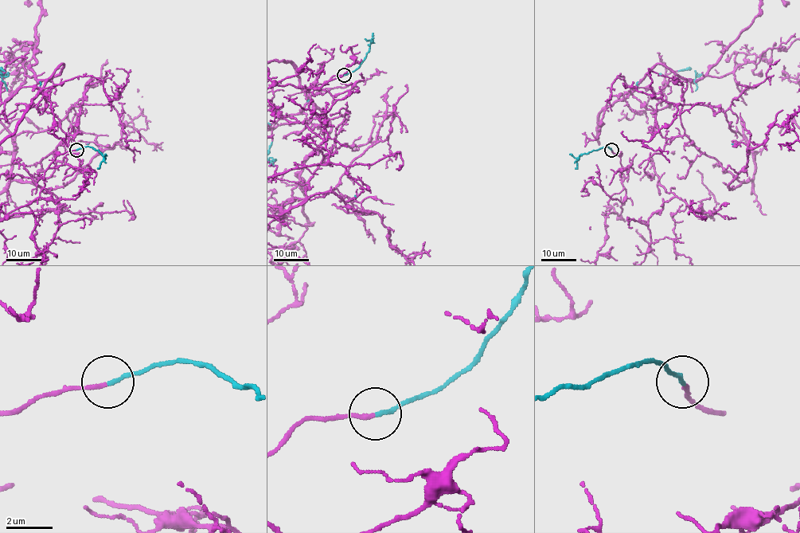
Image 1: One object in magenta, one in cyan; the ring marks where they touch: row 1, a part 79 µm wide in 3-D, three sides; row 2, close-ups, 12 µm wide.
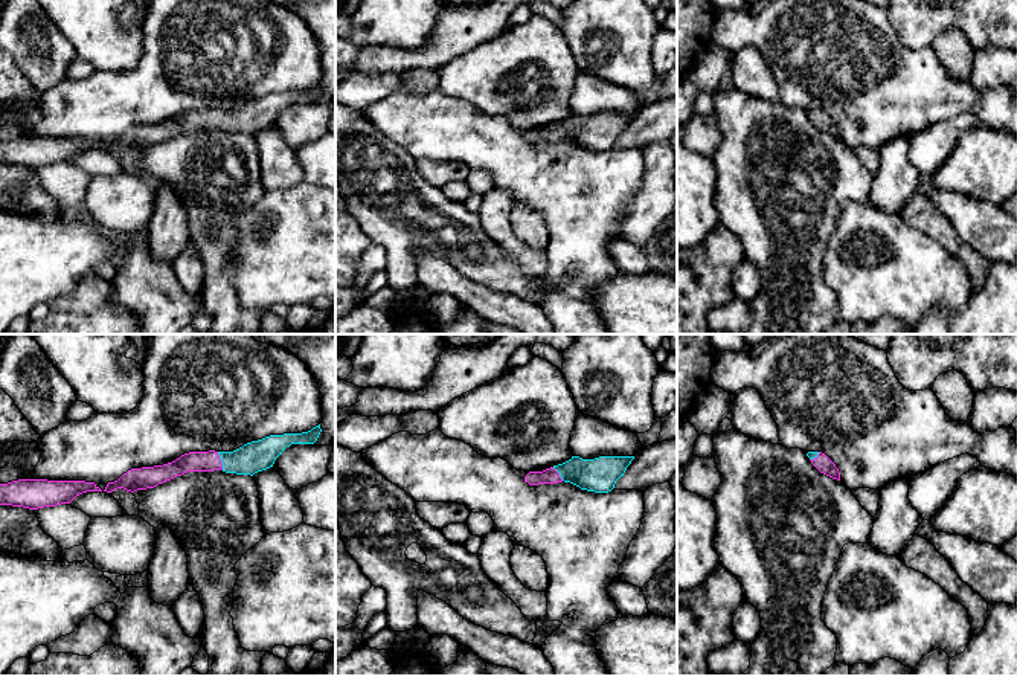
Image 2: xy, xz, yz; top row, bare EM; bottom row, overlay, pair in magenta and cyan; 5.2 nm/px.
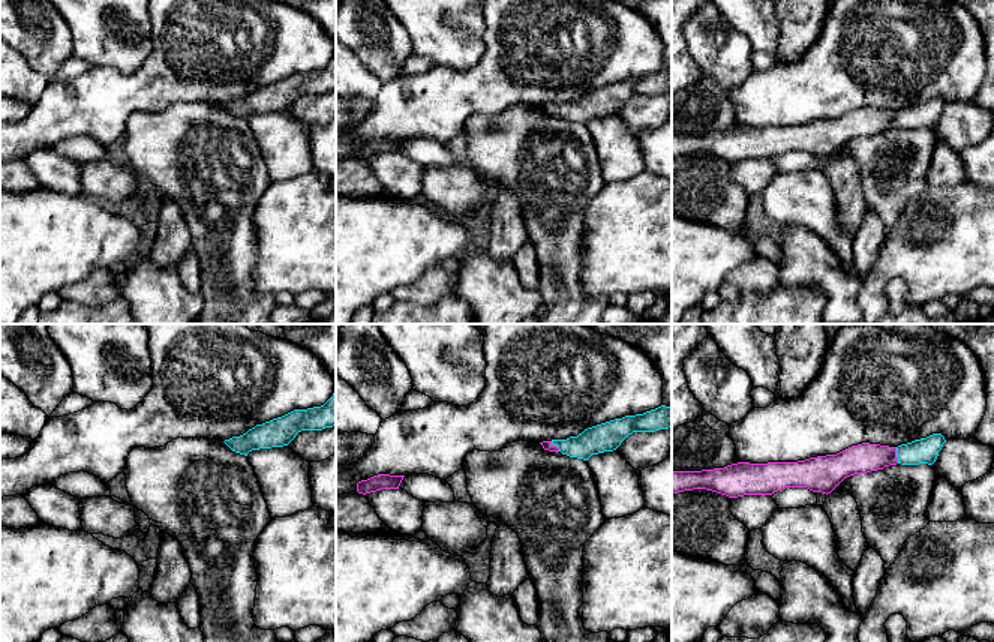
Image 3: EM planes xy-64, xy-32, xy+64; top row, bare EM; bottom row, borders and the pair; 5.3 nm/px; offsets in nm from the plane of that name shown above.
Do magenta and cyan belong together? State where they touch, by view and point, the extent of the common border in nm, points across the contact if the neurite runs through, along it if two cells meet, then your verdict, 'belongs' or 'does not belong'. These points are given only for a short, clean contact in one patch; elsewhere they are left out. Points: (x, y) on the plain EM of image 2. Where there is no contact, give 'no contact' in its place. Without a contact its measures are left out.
meets magenta in xy at (220, 119); contact 100 nm long; does not belong

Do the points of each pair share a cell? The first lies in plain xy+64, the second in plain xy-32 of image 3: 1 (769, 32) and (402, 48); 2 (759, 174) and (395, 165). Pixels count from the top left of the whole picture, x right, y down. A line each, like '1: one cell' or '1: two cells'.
1: two cells
2: one cell

